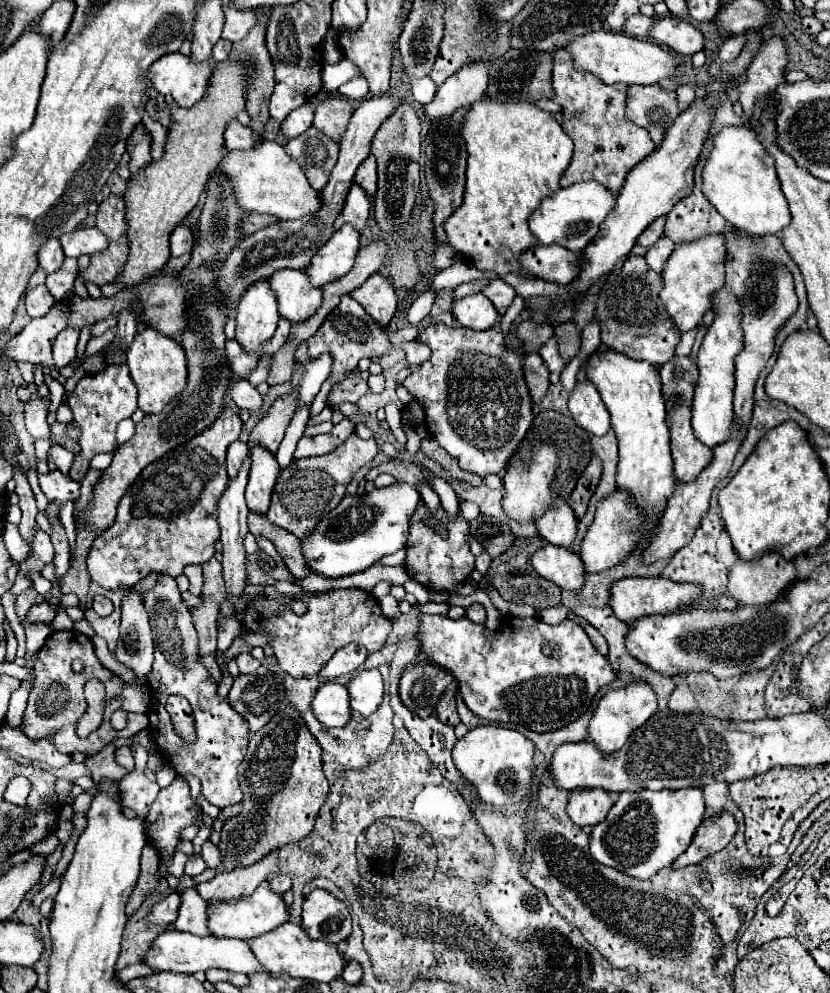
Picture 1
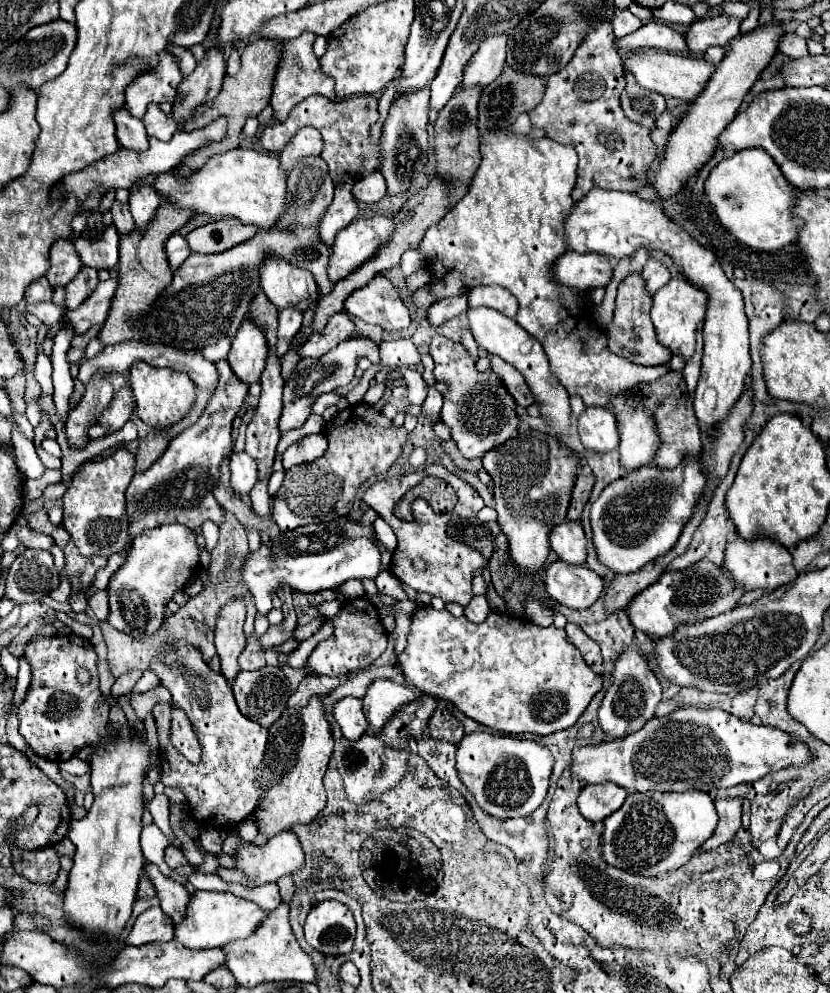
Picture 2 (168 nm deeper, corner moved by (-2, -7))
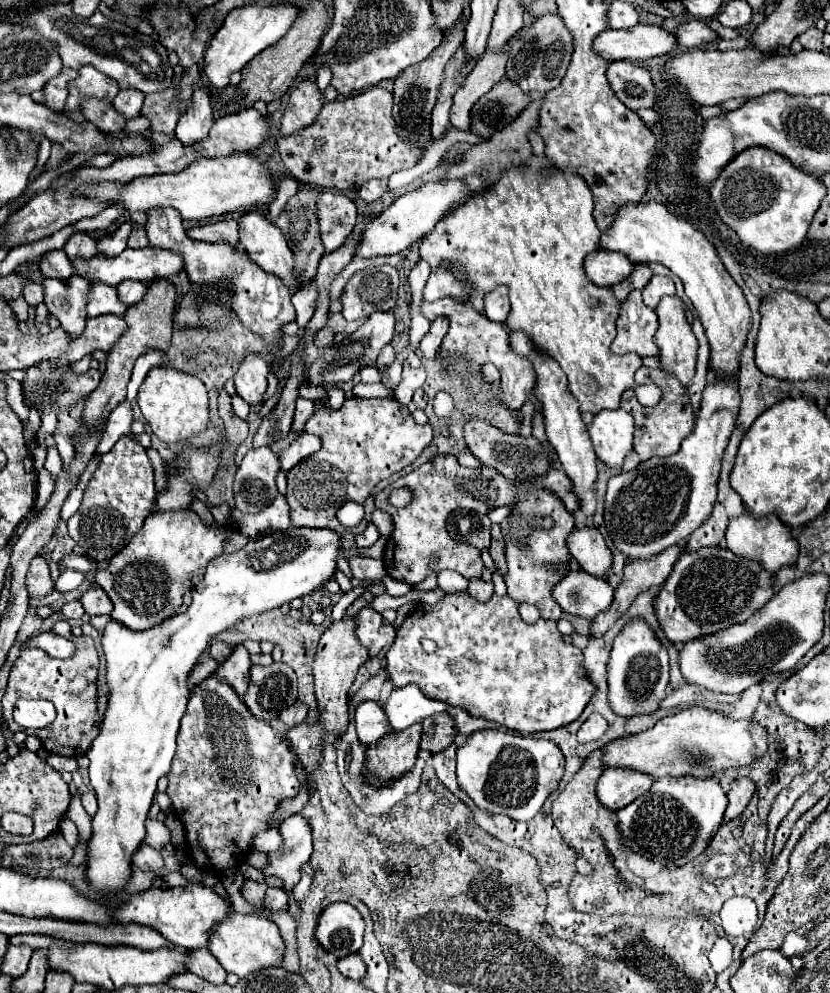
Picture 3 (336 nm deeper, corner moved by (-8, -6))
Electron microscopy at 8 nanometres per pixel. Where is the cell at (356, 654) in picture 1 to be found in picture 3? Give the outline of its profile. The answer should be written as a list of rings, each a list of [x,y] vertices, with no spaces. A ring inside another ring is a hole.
[[[294,701],[280,713],[280,719],[286,723],[286,727],[294,727],[302,723],[306,717],[308,717],[308,705],[304,705],[302,701]]]

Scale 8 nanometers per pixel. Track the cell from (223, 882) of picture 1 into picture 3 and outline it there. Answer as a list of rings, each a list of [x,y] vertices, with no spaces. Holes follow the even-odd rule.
[[[300,815],[288,817],[280,825],[280,833],[282,833],[282,845],[274,853],[268,853],[268,863],[262,867],[262,871],[264,875],[276,875],[284,881],[284,889],[288,891],[289,896],[289,911],[298,923],[299,903],[292,895],[292,887],[300,881],[302,865],[310,861],[312,837],[308,823]]]

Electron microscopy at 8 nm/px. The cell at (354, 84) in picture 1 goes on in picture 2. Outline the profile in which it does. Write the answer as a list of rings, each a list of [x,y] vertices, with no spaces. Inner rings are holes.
[[[304,32],[302,36],[294,38],[294,40],[286,40],[284,42],[284,56],[282,56],[282,62],[280,62],[280,68],[276,72],[276,80],[274,80],[274,92],[272,92],[272,108],[274,108],[274,116],[284,122],[290,114],[290,110],[300,104],[302,100],[306,100],[308,96],[314,96],[314,94],[320,94],[320,96],[326,96],[330,100],[336,98],[334,94],[334,80],[328,78],[322,70],[320,70],[320,64],[318,64],[318,58],[314,56],[312,52],[312,44],[314,44],[316,36],[312,32]]]

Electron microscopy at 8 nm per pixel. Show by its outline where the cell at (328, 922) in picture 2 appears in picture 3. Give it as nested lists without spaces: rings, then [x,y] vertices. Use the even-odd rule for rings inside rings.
[[[332,903],[318,917],[314,935],[324,951],[334,953],[336,957],[346,957],[362,947],[364,929],[364,919],[354,905]]]

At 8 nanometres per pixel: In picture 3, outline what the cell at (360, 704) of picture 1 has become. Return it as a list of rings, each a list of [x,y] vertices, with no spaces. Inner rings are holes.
[[[406,685],[394,689],[390,697],[382,703],[382,709],[386,711],[390,727],[394,731],[402,731],[418,721],[424,721],[430,715],[446,711],[448,705],[442,701],[428,699],[416,685]]]

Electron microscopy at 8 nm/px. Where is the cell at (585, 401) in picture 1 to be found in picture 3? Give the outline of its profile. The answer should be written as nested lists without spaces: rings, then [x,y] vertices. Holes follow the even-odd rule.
[[[622,409],[600,411],[588,425],[598,459],[610,467],[620,467],[626,453],[632,451],[632,431],[634,419],[630,419],[630,415]]]

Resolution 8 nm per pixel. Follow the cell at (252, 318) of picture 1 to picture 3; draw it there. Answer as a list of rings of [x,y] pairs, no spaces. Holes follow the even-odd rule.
[[[248,351],[234,375],[236,393],[250,405],[262,403],[268,371],[270,371],[270,363],[266,361],[266,357],[262,353]]]

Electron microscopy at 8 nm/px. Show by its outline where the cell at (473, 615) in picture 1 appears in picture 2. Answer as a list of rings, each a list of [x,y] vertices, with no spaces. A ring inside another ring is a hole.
[[[474,596],[472,600],[470,600],[470,604],[466,606],[466,618],[470,620],[470,622],[484,622],[484,618],[488,616],[488,612],[490,612],[490,606],[488,606],[488,600],[486,600],[486,596]]]

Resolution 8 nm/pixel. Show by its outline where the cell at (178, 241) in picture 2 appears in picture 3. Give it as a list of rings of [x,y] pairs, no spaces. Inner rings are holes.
[[[144,247],[144,249],[126,249],[122,251],[122,255],[114,257],[114,259],[100,259],[100,255],[96,255],[94,259],[90,259],[90,263],[72,263],[74,269],[82,275],[88,275],[90,281],[98,279],[106,285],[118,285],[124,279],[136,279],[136,281],[150,281],[154,277],[174,277],[178,275],[184,265],[182,265],[182,255],[170,249],[160,249],[160,247]]]

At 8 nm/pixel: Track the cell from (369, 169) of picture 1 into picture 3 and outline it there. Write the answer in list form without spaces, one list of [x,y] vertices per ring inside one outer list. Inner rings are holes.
[[[370,179],[370,181],[366,181],[366,183],[358,189],[360,197],[362,197],[366,203],[372,203],[372,201],[380,199],[386,191],[388,191],[388,179]]]

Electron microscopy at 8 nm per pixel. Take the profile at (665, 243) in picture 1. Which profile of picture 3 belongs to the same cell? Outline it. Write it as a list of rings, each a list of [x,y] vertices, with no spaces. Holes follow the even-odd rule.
[[[652,275],[648,285],[642,289],[642,299],[648,307],[654,309],[664,295],[674,295],[674,293],[676,293],[676,289],[674,289],[674,281],[670,277]]]

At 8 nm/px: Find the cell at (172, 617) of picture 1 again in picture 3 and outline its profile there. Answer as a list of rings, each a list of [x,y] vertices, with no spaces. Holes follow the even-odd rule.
[[[210,675],[194,685],[188,697],[186,715],[180,721],[178,749],[172,769],[168,773],[168,797],[174,803],[178,819],[186,829],[188,857],[208,873],[222,877],[226,869],[238,867],[236,859],[248,853],[254,833],[268,829],[268,821],[282,799],[290,799],[300,791],[296,777],[296,755],[282,741],[282,737],[264,721],[256,719],[244,701],[218,675]]]

